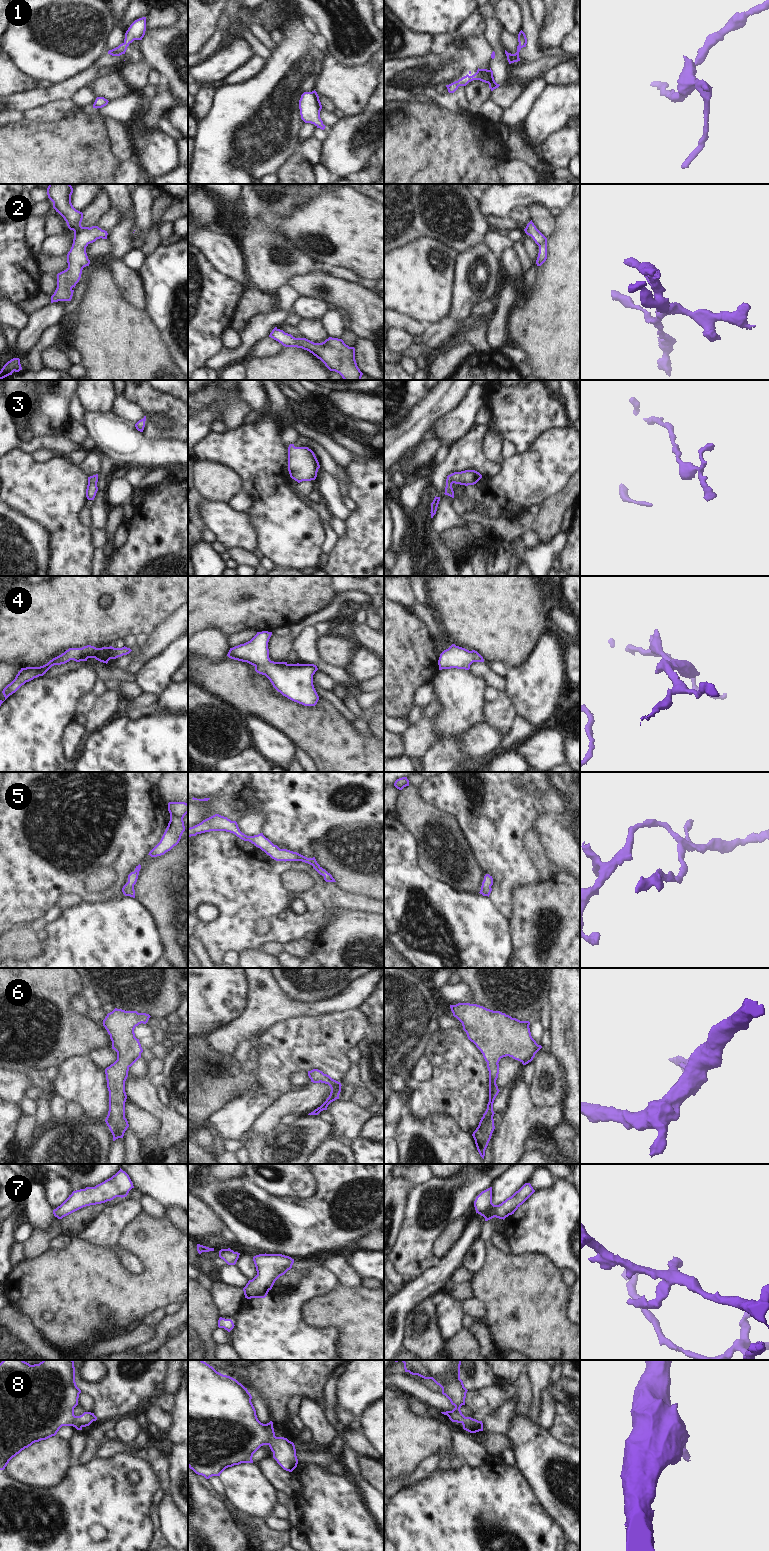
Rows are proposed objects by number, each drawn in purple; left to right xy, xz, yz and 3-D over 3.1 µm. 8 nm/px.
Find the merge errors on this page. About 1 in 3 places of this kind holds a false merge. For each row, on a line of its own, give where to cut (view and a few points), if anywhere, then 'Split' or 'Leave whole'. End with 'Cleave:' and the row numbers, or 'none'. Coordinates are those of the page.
1: No split. Leave whole
2: No split. Leave whole
3: No split. Leave whole
4: No split. Leave whole
5: No split. Leave whole
6: No split. Leave whole
7: No split. Leave whole
8: No split. Leave whole
Cleave: none

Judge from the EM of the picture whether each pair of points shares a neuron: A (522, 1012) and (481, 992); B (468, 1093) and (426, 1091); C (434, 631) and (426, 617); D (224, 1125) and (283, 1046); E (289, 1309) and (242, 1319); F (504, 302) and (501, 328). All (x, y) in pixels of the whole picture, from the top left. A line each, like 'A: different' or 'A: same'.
A: same
B: same
C: same
D: same
E: same
F: same

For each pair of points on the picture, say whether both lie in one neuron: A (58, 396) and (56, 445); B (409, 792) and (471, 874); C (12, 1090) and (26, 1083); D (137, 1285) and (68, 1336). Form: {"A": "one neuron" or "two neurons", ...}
{"A": "two neurons", "B": "one neuron", "C": "one neuron", "D": "one neuron"}

